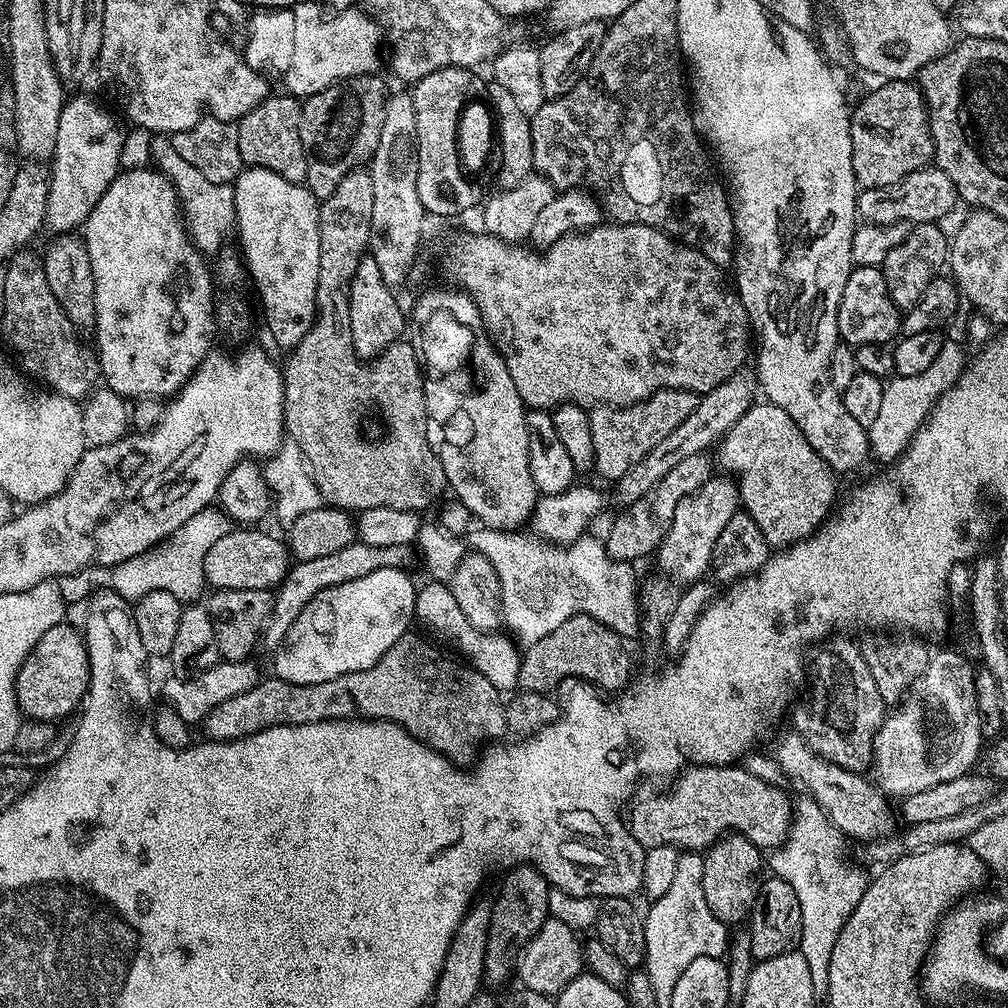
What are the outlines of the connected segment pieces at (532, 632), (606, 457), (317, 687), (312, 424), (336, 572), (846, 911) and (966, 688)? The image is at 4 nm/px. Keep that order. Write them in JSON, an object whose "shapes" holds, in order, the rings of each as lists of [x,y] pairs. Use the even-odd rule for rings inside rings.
{"shapes":[[[[496,528],[481,529],[482,539],[475,549],[489,558],[499,576],[500,607],[503,623],[521,643],[529,644],[544,638],[574,615],[588,615],[615,630],[620,637],[630,640],[640,633],[641,610],[639,607],[640,580],[629,561],[614,560],[605,543],[590,534],[580,536],[572,544],[556,545],[526,532],[502,532]]],[[[661,388],[653,396],[648,396],[637,404],[601,404],[593,407],[588,417],[590,438],[594,438],[595,471],[600,471],[608,482],[622,478],[622,474],[626,474],[630,466],[635,466],[647,452],[658,446],[658,442],[662,442],[662,438],[667,438],[679,424],[686,422],[699,401],[697,393],[681,388]]],[[[405,634],[370,666],[370,670],[354,670],[354,674],[342,674],[338,678],[330,678],[330,682],[317,684],[295,684],[275,678],[261,679],[250,690],[214,706],[210,714],[202,722],[205,737],[208,740],[237,740],[250,734],[260,732],[264,728],[273,728],[283,724],[309,724],[311,720],[343,720],[344,700],[353,708],[353,713],[369,720],[389,720],[400,724],[404,729],[430,745],[436,752],[441,752],[447,760],[457,766],[468,766],[481,755],[485,746],[501,739],[505,735],[504,705],[505,697],[497,688],[490,686],[489,680],[467,663],[459,659],[451,660],[443,656],[436,648],[431,648],[425,637]]],[[[357,170],[346,174],[342,182],[320,204],[320,225],[318,226],[318,238],[320,239],[320,253],[318,254],[318,294],[316,295],[316,320],[310,326],[306,338],[298,342],[296,347],[291,349],[288,361],[283,361],[282,371],[284,374],[284,431],[287,439],[299,448],[303,463],[307,464],[314,483],[320,491],[321,498],[325,505],[342,508],[349,514],[359,514],[374,506],[394,506],[394,510],[410,510],[411,512],[423,513],[443,492],[448,488],[448,479],[442,470],[442,462],[438,454],[430,446],[426,438],[426,394],[424,393],[424,373],[422,361],[418,355],[418,348],[415,343],[407,344],[404,338],[395,340],[382,355],[367,362],[356,355],[352,339],[350,338],[350,282],[354,278],[354,270],[358,270],[358,262],[361,256],[369,251],[372,239],[372,215],[374,214],[374,182],[371,171]],[[368,408],[377,408],[380,411],[380,420],[384,423],[384,437],[381,440],[363,440],[360,437],[360,423],[364,420]]],[[[353,542],[342,546],[342,550],[334,550],[334,554],[326,554],[322,558],[310,558],[293,563],[284,580],[275,589],[272,597],[272,609],[268,621],[264,623],[262,644],[275,650],[286,638],[290,626],[294,626],[294,618],[302,614],[306,602],[317,596],[322,590],[330,590],[330,586],[342,586],[342,582],[354,582],[354,578],[366,578],[366,574],[374,574],[374,570],[383,568],[404,568],[407,565],[409,545],[402,546],[370,546]]],[[[811,798],[804,799],[805,800],[802,801],[800,805],[798,803],[795,805],[792,822],[788,829],[788,839],[769,855],[772,856],[769,860],[767,857],[766,864],[767,867],[768,864],[772,867],[772,869],[770,869],[771,875],[782,878],[786,882],[790,882],[790,886],[794,886],[794,894],[798,897],[798,906],[802,910],[802,930],[800,931],[798,951],[806,958],[806,966],[810,966],[810,986],[814,986],[816,999],[817,1001],[823,1002],[828,998],[828,987],[830,986],[830,954],[834,954],[834,942],[838,942],[838,938],[842,934],[842,926],[846,926],[850,914],[854,914],[854,906],[858,906],[858,902],[862,902],[862,894],[866,894],[870,876],[869,873],[864,873],[858,865],[851,864],[851,862],[844,857],[844,843],[846,843],[846,837],[828,820],[827,815],[820,809],[818,802]]],[[[933,651],[926,670],[916,679],[911,692],[885,715],[872,743],[870,779],[888,798],[913,796],[922,790],[930,790],[930,786],[942,786],[942,782],[969,775],[975,764],[977,767],[982,752],[981,745],[976,745],[979,736],[974,667],[960,652]]]]}

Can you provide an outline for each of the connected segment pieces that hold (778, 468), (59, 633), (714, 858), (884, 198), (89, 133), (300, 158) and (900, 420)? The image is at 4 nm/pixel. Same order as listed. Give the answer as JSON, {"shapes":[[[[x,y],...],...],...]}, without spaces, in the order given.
{"shapes":[[[[767,402],[753,403],[724,434],[718,449],[720,464],[725,468],[721,469],[734,474],[743,511],[758,522],[769,549],[779,550],[806,539],[833,511],[837,479],[834,469],[806,442],[786,410]]],[[[67,622],[51,626],[50,630],[38,639],[37,645],[30,650],[29,656],[22,662],[21,669],[17,672],[17,704],[21,713],[28,720],[49,722],[57,722],[56,720],[70,715],[72,711],[75,713],[83,705],[88,695],[88,679],[91,673],[92,670],[88,666],[88,647],[84,644],[83,635]]],[[[729,834],[721,836],[703,853],[703,857],[702,894],[706,894],[706,906],[710,906],[714,918],[718,918],[723,924],[735,926],[743,920],[745,923],[751,917],[752,907],[756,905],[760,893],[762,850],[744,836]]],[[[935,166],[920,168],[891,188],[865,188],[857,195],[856,210],[861,221],[869,224],[937,223],[958,203],[956,187],[946,172]]],[[[80,94],[65,103],[50,161],[44,219],[49,233],[65,235],[83,227],[90,210],[109,188],[109,182],[119,175],[123,146],[124,134],[117,120],[98,99],[90,94]]],[[[270,94],[261,104],[254,106],[254,110],[240,117],[236,124],[238,154],[242,154],[245,165],[274,170],[274,174],[286,178],[286,182],[305,183],[306,154],[300,133],[301,107],[301,101],[297,97]]],[[[951,338],[945,339],[942,350],[938,350],[938,358],[922,374],[909,376],[893,375],[884,385],[882,403],[878,415],[868,427],[868,447],[871,455],[880,460],[895,462],[911,444],[916,431],[924,427],[932,407],[940,401],[940,395],[951,388],[959,380],[966,367],[966,356],[960,344]]]]}

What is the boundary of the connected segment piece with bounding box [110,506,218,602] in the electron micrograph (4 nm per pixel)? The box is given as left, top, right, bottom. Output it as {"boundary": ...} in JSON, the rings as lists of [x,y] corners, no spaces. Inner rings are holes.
{"boundary":[[[215,507],[204,508],[194,518],[185,522],[173,536],[159,543],[156,547],[141,556],[115,565],[111,569],[111,591],[120,595],[121,601],[135,602],[142,599],[150,590],[166,590],[174,594],[182,602],[192,602],[203,588],[206,588],[204,579],[204,559],[206,550],[218,542],[216,536],[216,511]]]}

